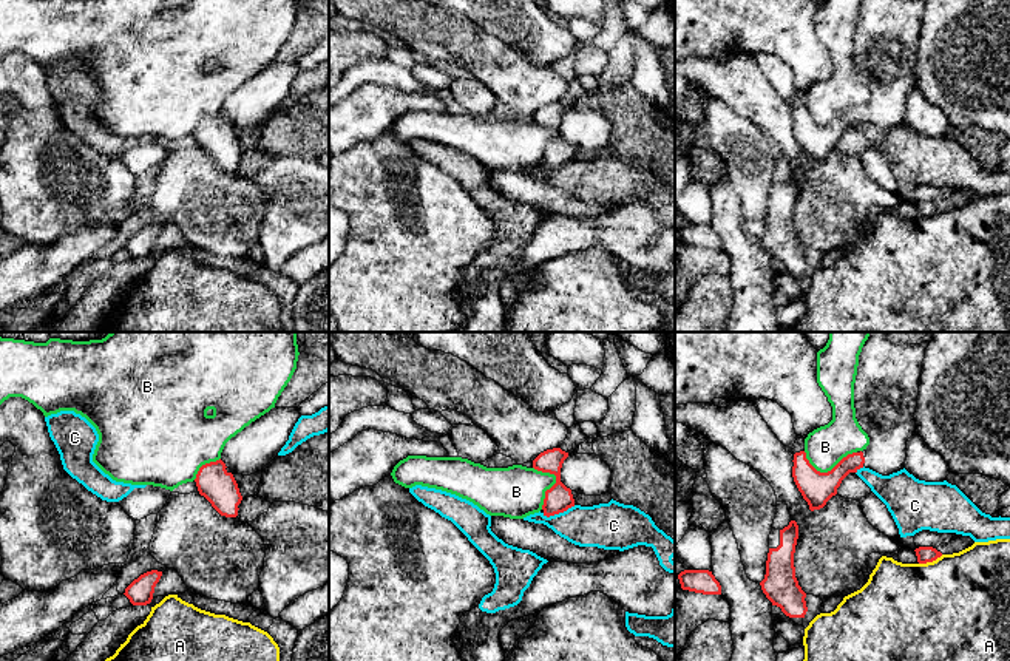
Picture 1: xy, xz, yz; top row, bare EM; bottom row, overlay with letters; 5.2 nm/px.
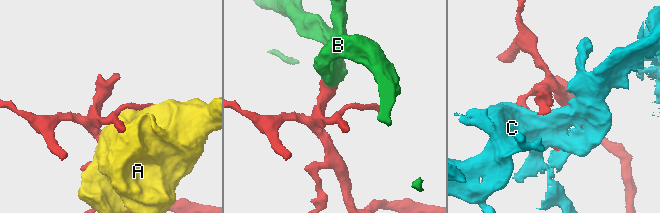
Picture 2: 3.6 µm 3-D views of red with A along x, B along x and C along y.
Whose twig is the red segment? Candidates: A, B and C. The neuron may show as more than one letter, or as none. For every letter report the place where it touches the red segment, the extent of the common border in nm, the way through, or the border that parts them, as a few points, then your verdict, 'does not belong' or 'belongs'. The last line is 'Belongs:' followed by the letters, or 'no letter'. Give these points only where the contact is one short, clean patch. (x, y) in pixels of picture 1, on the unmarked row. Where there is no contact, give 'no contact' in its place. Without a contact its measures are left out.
A: meets red in yz at (930, 215); contact 140 nm long; does not belong
B: meets red in yz at (828, 125); contact 280 nm long; border along yz (803, 105), (820, 125), (830, 125), (856, 105); does not belong
C: meets red in xz at (558, 167); contact 180 nm long; does not belong
Belongs: no letter

